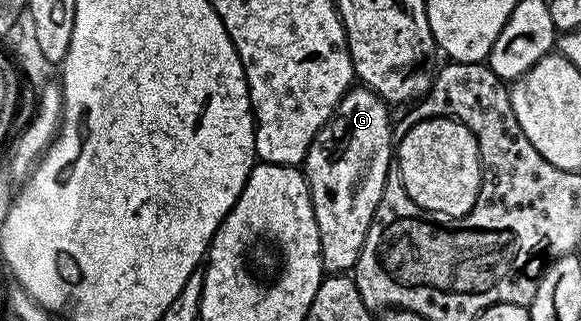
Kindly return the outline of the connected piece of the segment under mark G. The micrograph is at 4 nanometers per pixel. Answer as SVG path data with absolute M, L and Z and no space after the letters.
M349 88L348 93L341 98L335 114L322 126L322 130L318 130L314 142L310 142L310 150L304 155L302 171L308 179L314 218L318 222L320 257L329 273L344 274L355 269L366 242L366 234L370 230L370 222L376 218L378 202L382 198L388 171L394 162L394 116L392 120L388 111L390 108L386 101L369 88Z

